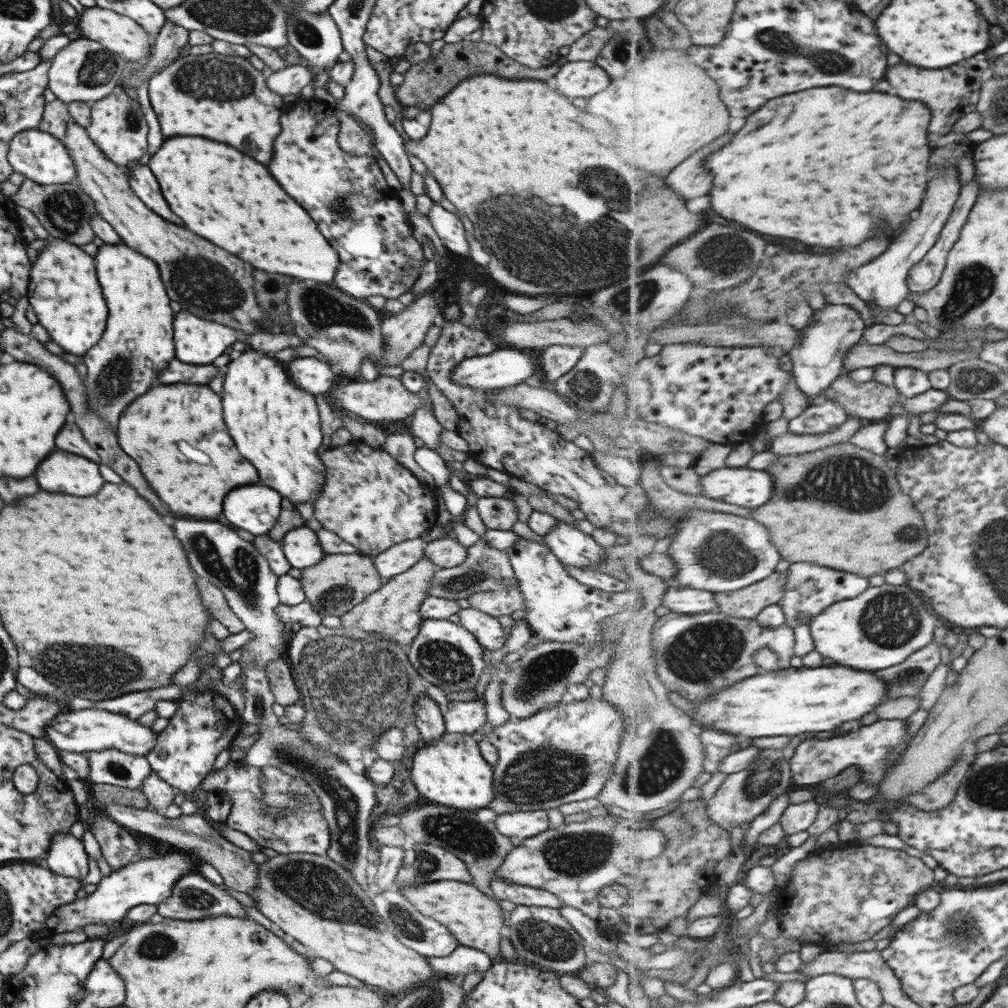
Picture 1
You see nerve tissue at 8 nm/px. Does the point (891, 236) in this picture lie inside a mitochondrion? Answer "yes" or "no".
no

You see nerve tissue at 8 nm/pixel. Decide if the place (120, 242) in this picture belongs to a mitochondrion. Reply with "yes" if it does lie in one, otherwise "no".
no

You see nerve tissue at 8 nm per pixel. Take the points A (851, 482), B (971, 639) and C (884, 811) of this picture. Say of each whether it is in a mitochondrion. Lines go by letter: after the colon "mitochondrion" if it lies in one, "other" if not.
A: mitochondrion
B: other
C: other

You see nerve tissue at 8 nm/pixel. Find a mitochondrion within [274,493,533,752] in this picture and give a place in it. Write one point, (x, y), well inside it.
(449, 664)

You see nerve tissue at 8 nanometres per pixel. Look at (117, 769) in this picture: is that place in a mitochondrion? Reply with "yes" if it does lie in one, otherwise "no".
yes

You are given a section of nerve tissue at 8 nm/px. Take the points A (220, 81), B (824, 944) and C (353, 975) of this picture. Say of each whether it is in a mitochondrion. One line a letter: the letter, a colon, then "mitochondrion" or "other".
A: mitochondrion
B: other
C: other

